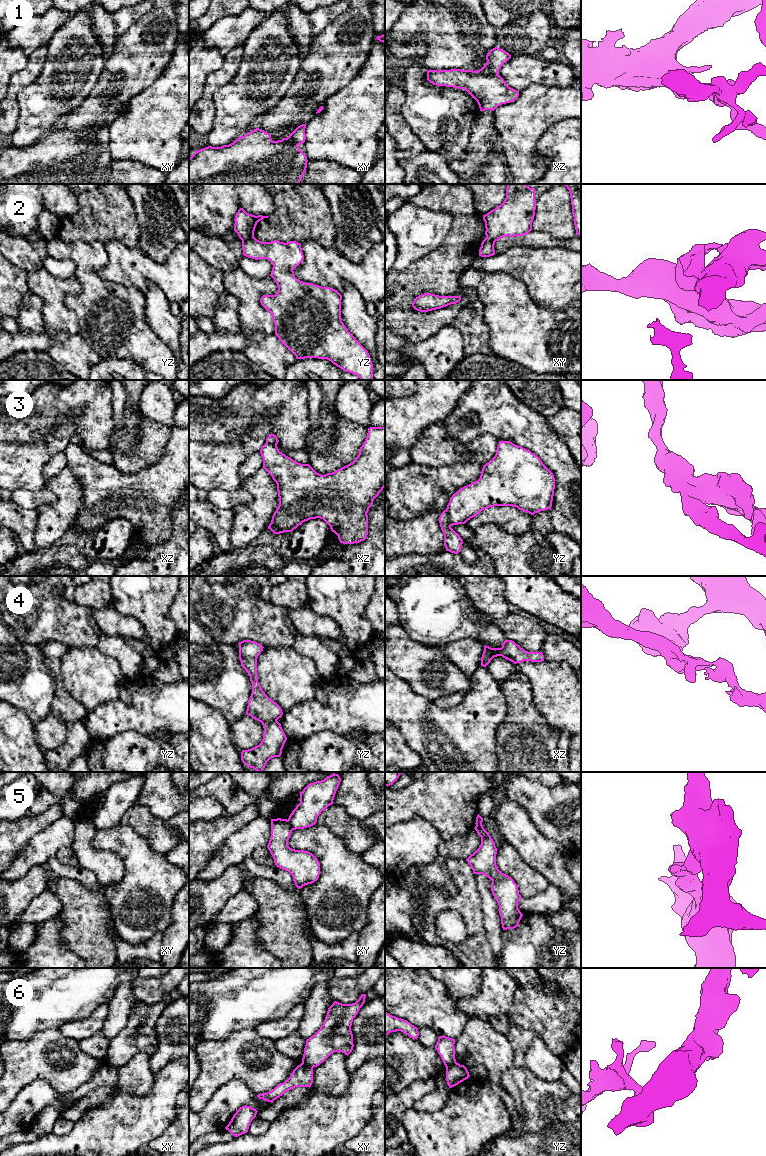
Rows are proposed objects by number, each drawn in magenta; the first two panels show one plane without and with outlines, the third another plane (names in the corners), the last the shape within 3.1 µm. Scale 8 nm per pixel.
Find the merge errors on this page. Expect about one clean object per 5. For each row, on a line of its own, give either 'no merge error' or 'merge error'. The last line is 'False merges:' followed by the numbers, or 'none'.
1: no merge error
2: merge error
3: merge error
4: merge error
5: merge error
6: merge error
False merges: 2, 3, 4, 5, 6

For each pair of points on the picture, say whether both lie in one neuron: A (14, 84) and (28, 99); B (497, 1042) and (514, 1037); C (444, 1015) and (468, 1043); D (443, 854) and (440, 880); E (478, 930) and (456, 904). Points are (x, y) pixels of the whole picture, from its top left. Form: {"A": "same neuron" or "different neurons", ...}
{"A": "different neurons", "B": "different neurons", "C": "different neurons", "D": "same neuron", "E": "same neuron"}

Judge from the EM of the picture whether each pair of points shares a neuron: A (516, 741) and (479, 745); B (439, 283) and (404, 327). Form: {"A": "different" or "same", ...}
{"A": "different", "B": "same"}

